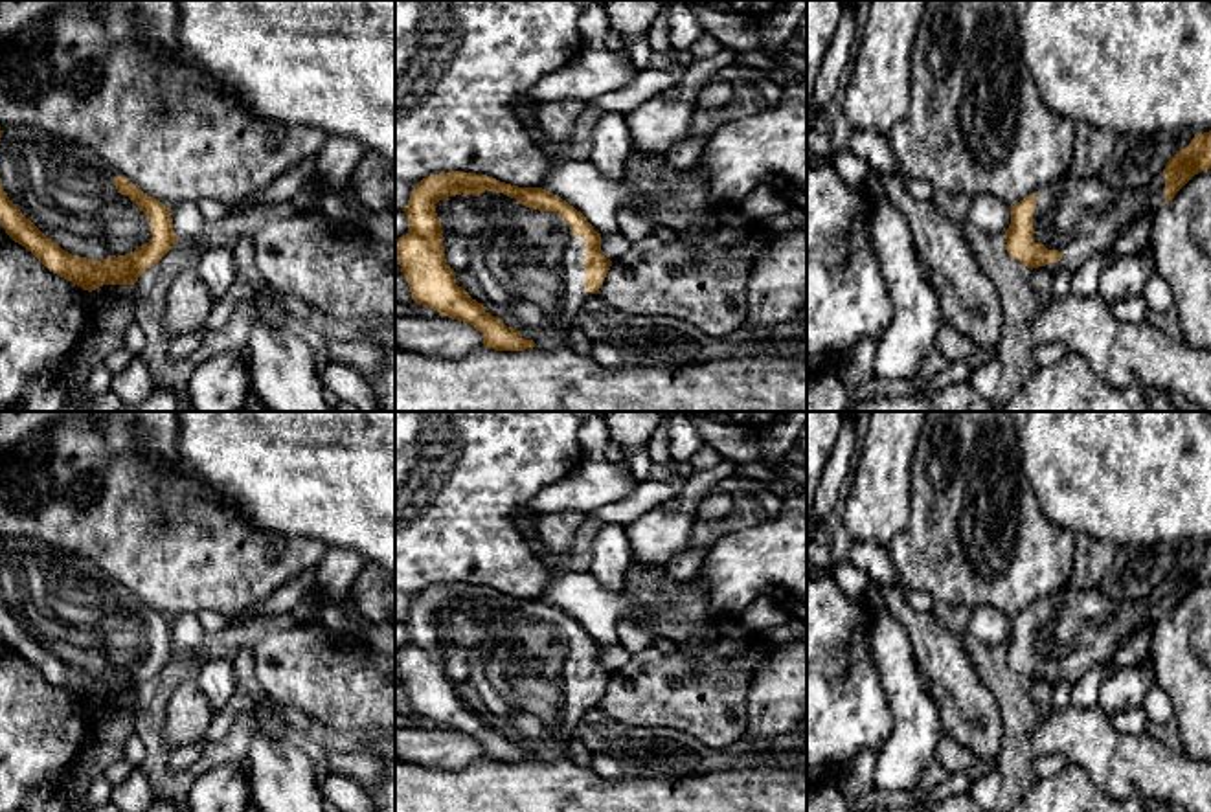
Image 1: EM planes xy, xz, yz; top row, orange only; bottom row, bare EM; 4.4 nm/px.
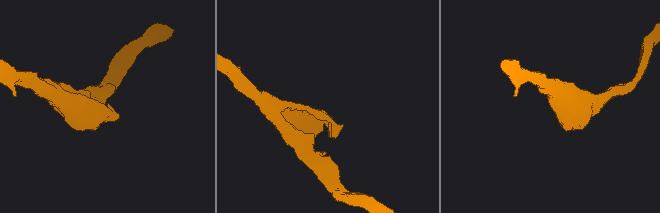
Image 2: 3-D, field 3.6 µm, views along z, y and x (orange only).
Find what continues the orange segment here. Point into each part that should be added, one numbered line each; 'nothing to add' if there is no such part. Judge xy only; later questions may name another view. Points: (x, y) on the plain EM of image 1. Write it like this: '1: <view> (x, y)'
1: xy (67, 603)

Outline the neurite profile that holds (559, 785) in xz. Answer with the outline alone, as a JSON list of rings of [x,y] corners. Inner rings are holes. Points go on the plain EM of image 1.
[[[568,757],[434,770],[395,761],[395,812],[807,812],[807,773],[788,768],[709,772],[680,783],[608,781]]]

